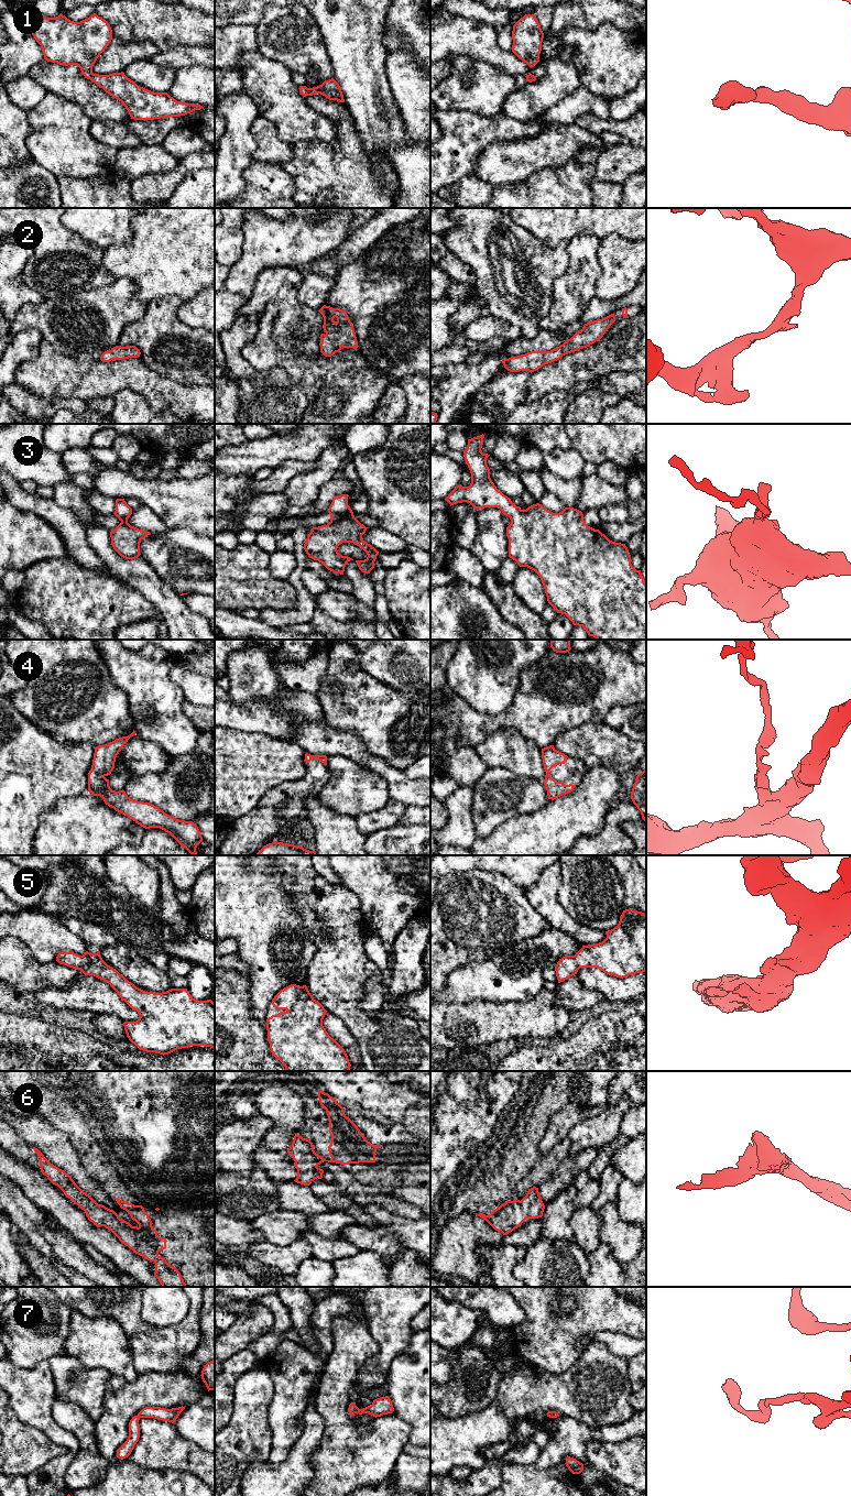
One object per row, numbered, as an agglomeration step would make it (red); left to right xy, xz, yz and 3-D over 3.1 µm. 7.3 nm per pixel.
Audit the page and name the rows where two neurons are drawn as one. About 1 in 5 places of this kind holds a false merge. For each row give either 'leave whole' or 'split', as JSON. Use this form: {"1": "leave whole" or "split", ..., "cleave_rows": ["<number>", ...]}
{"1": "leave whole", "2": "leave whole", "3": "leave whole", "4": "leave whole", "5": "leave whole", "6": "leave whole", "7": "leave whole", "cleave_rows": []}

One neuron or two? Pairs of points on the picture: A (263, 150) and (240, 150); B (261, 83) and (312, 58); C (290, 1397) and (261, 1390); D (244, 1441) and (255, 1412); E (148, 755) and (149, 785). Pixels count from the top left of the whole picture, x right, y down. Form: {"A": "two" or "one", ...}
{"A": "two", "B": "two", "C": "two", "D": "one", "E": "two"}

